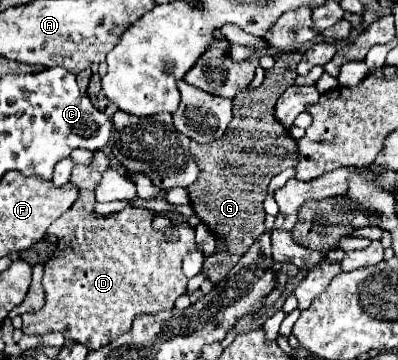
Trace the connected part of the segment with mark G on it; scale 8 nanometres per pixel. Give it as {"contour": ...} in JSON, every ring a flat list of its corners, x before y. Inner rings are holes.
{"contour":[[301,53,279,55,275,65,265,71,263,85,257,89,249,89,245,95,239,97,239,101,233,101,233,121,229,123,223,139,209,145,191,143,191,155,201,173,197,177,197,183,187,187,189,201,201,223,205,223,215,237,227,243,225,249,215,251,203,263,201,271,211,283,219,283,237,263,227,261,227,257,241,257,254,240,265,232,263,199,267,197,267,185,271,177,287,167,297,165,295,139,291,139,289,131,275,119,275,103,279,95,295,83,293,71,299,61]]}

